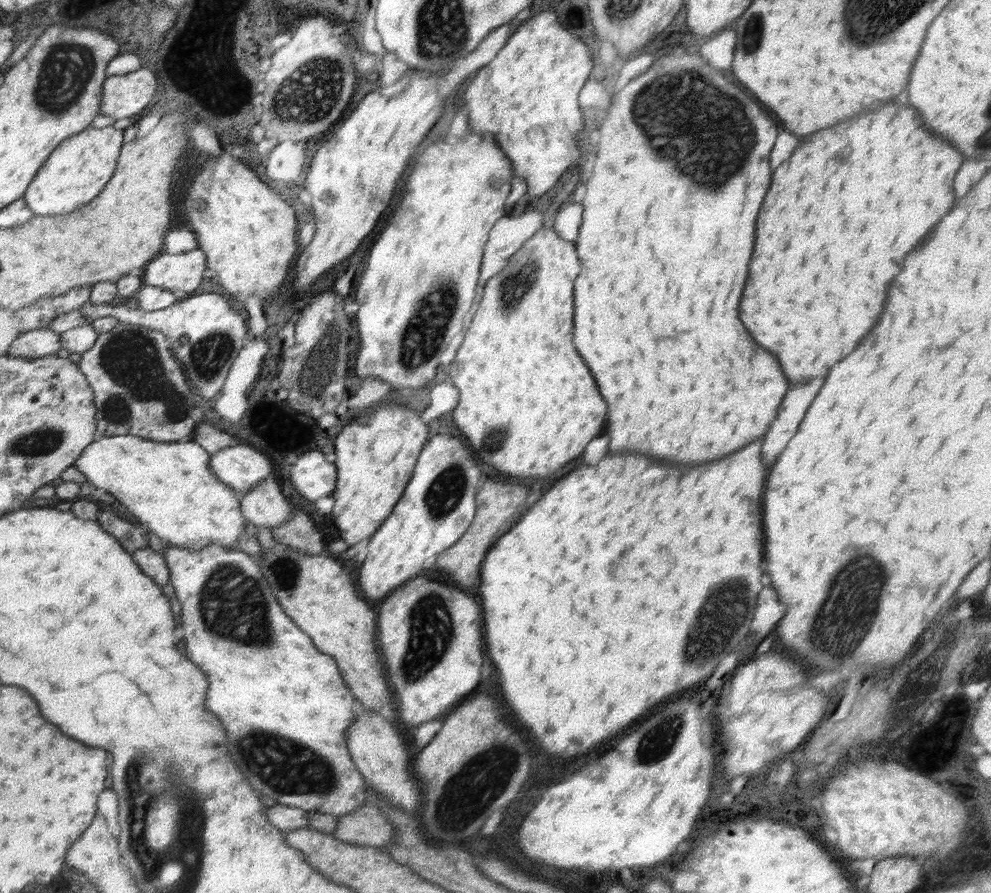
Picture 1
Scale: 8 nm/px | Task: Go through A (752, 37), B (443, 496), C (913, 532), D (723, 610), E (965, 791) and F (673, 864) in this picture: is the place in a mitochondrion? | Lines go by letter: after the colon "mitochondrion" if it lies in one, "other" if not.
A: mitochondrion
B: mitochondrion
C: other
D: mitochondrion
E: other
F: other

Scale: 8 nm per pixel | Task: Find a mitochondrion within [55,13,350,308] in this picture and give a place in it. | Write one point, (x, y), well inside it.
(311, 94)

